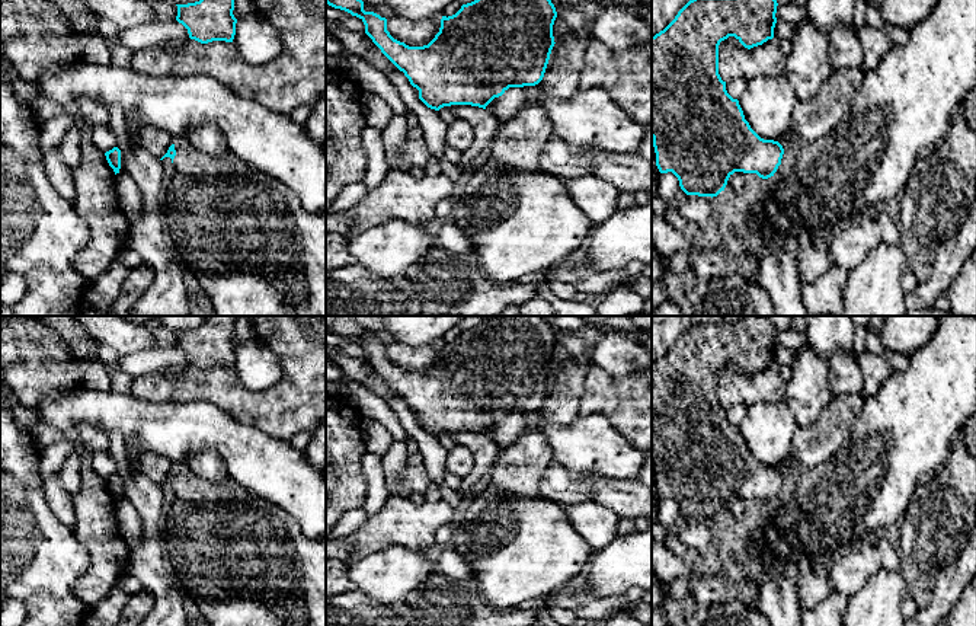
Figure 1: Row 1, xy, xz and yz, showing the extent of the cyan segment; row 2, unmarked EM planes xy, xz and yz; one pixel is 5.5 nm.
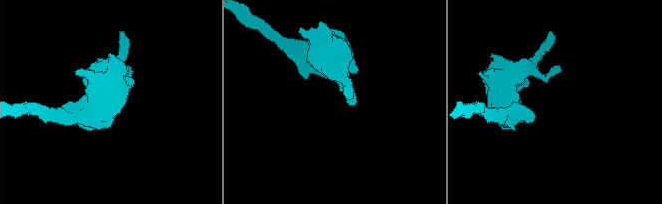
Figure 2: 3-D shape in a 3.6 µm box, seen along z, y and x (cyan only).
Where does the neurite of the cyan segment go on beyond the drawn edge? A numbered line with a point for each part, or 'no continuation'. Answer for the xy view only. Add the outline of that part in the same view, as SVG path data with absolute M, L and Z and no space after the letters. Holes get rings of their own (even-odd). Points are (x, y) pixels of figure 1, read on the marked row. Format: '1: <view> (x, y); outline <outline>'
1: xy (188, 160); outline M175 143L176 156L173 159L177 172L185 175L211 175L211 173L243 173L253 167L234 154L227 157L209 157L195 148Z

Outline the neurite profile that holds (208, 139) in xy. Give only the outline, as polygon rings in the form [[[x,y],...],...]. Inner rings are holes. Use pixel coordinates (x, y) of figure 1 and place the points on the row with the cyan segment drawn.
[[[211,122],[189,128],[182,143],[215,159],[230,154],[225,135]]]

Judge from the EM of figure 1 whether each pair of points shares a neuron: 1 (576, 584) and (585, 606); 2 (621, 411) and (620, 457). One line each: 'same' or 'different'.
1: same
2: different

